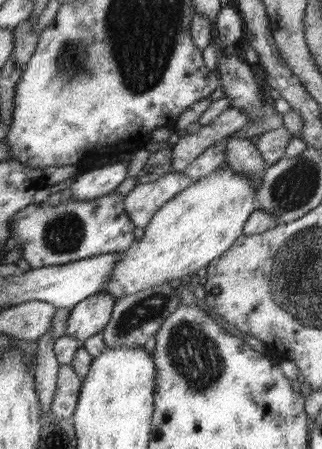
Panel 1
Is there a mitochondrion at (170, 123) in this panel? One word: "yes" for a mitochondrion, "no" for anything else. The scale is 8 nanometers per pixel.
no

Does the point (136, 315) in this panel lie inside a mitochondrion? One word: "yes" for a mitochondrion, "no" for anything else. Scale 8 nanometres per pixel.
yes

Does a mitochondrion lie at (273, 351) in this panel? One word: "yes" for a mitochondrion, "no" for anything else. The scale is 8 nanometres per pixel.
no

